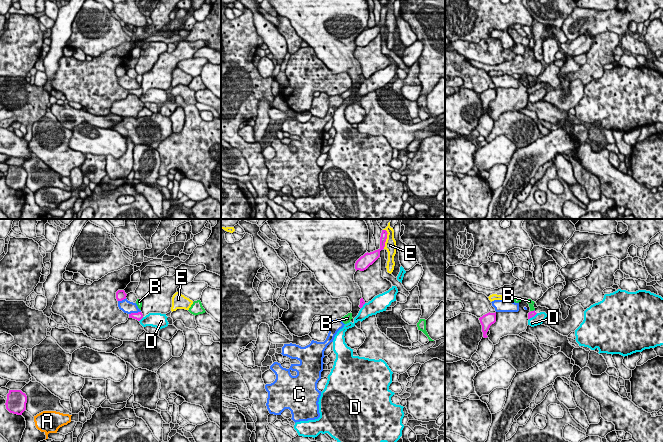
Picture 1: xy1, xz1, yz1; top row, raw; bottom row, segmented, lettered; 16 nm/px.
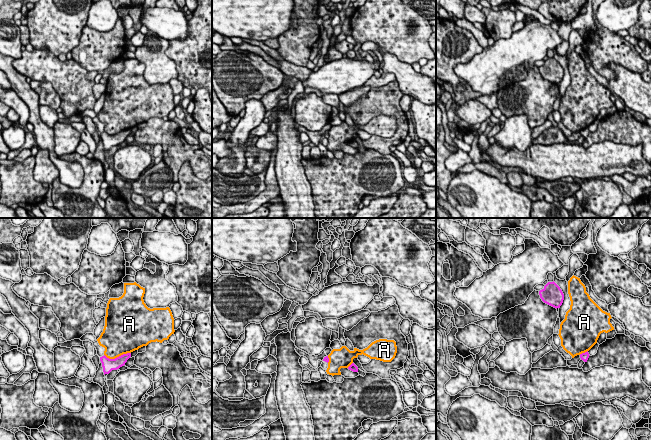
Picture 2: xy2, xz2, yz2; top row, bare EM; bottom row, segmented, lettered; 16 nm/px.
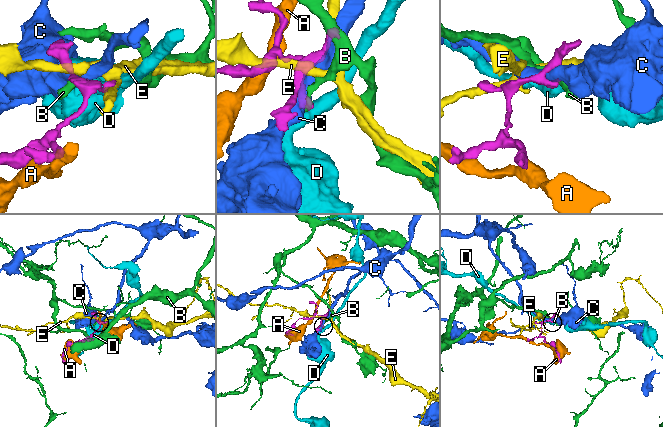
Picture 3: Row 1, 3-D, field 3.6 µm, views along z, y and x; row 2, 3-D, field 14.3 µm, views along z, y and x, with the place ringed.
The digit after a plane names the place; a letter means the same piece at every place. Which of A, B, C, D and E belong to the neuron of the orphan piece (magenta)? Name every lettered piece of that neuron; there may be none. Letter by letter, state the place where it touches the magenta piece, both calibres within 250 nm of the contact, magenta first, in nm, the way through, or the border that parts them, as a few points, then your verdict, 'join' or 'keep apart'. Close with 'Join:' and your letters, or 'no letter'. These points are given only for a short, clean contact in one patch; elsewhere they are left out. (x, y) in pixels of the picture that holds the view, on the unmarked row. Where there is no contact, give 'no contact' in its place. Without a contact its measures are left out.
A: meets magenta in xy2 at (117, 133); 200 nm thick on the magenta side, 420 nm on the other; keep apart
B: meets magenta in yz1 at (532, 87); 100 nm thick on the magenta side, 90 nm on the other; border along yz1 (534, 85), (531, 87); keep apart
C: meets magenta in xy1 at (134, 89); 130 nm thick on the magenta side, 200 nm on the other; keep apart
D: meets magenta in xy1 at (141, 94); 130 nm thick on the magenta side, 220 nm on the other; border along xy1 (143, 93), (139, 97); keep apart
E: meets magenta in xz1 at (386, 14); 100 nm thick on the magenta side, 190 nm on the other; border along xz1 (385, 5), (387, 10), (383, 24); keep apart
Join: no letter

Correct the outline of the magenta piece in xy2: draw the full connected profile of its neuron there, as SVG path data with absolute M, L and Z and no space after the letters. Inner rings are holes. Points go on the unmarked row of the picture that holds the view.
M131 129L123 130L115 135L109 135L105 131L100 133L104 151L109 150L112 146L117 146L124 142L130 133Z

